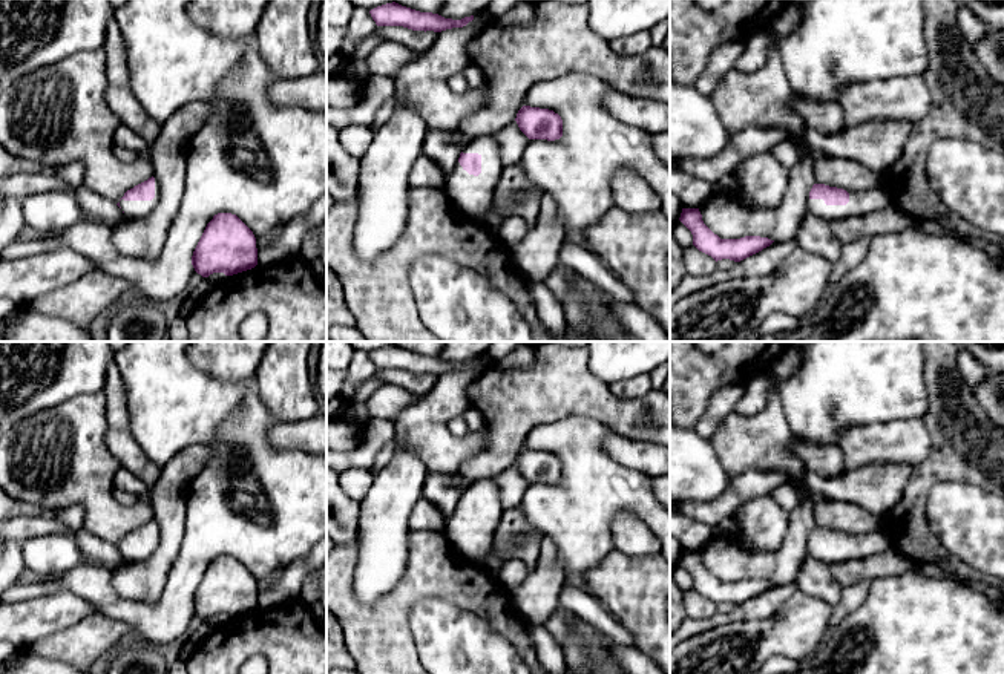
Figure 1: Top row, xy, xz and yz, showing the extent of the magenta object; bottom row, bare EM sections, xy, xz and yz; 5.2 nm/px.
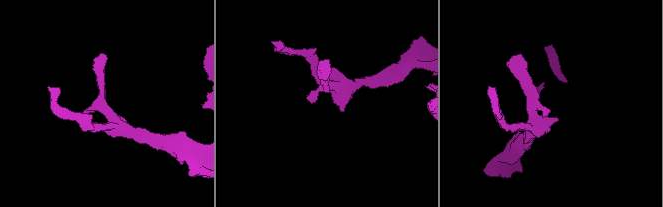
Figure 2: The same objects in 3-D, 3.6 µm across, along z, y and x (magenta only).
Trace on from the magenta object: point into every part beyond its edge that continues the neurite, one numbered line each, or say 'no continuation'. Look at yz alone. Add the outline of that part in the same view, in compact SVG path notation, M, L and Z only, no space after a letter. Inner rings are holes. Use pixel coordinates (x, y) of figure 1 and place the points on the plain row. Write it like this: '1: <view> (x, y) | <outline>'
1: yz (862, 546) | M881 530L848 536L849 545L846 548L826 548L823 542L808 542L808 555L831 565L851 559L865 559L891 547Z

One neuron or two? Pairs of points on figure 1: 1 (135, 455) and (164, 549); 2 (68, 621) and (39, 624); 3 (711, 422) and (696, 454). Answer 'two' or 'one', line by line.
1: two
2: one
3: two

